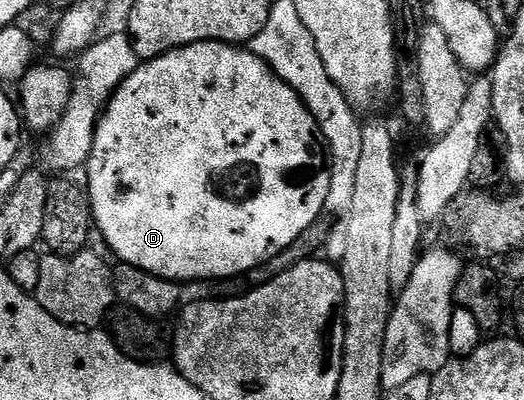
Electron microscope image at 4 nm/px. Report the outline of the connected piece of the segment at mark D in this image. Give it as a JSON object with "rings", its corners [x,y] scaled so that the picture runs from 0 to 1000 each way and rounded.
{"rings":[[[376,105],[273,153],[210,243],[208,260],[179,320],[179,368],[168,408],[168,493],[176,555],[185,583],[189,575],[197,600],[210,613],[212,630],[225,643],[227,658],[258,665],[342,710],[385,705],[391,695],[447,695],[475,675],[490,678],[496,660],[542,630],[550,610],[565,603],[597,555],[616,543],[630,468],[630,420],[622,348],[595,280],[550,208],[527,193],[521,170],[502,145],[490,145],[483,125],[454,110]]]}

